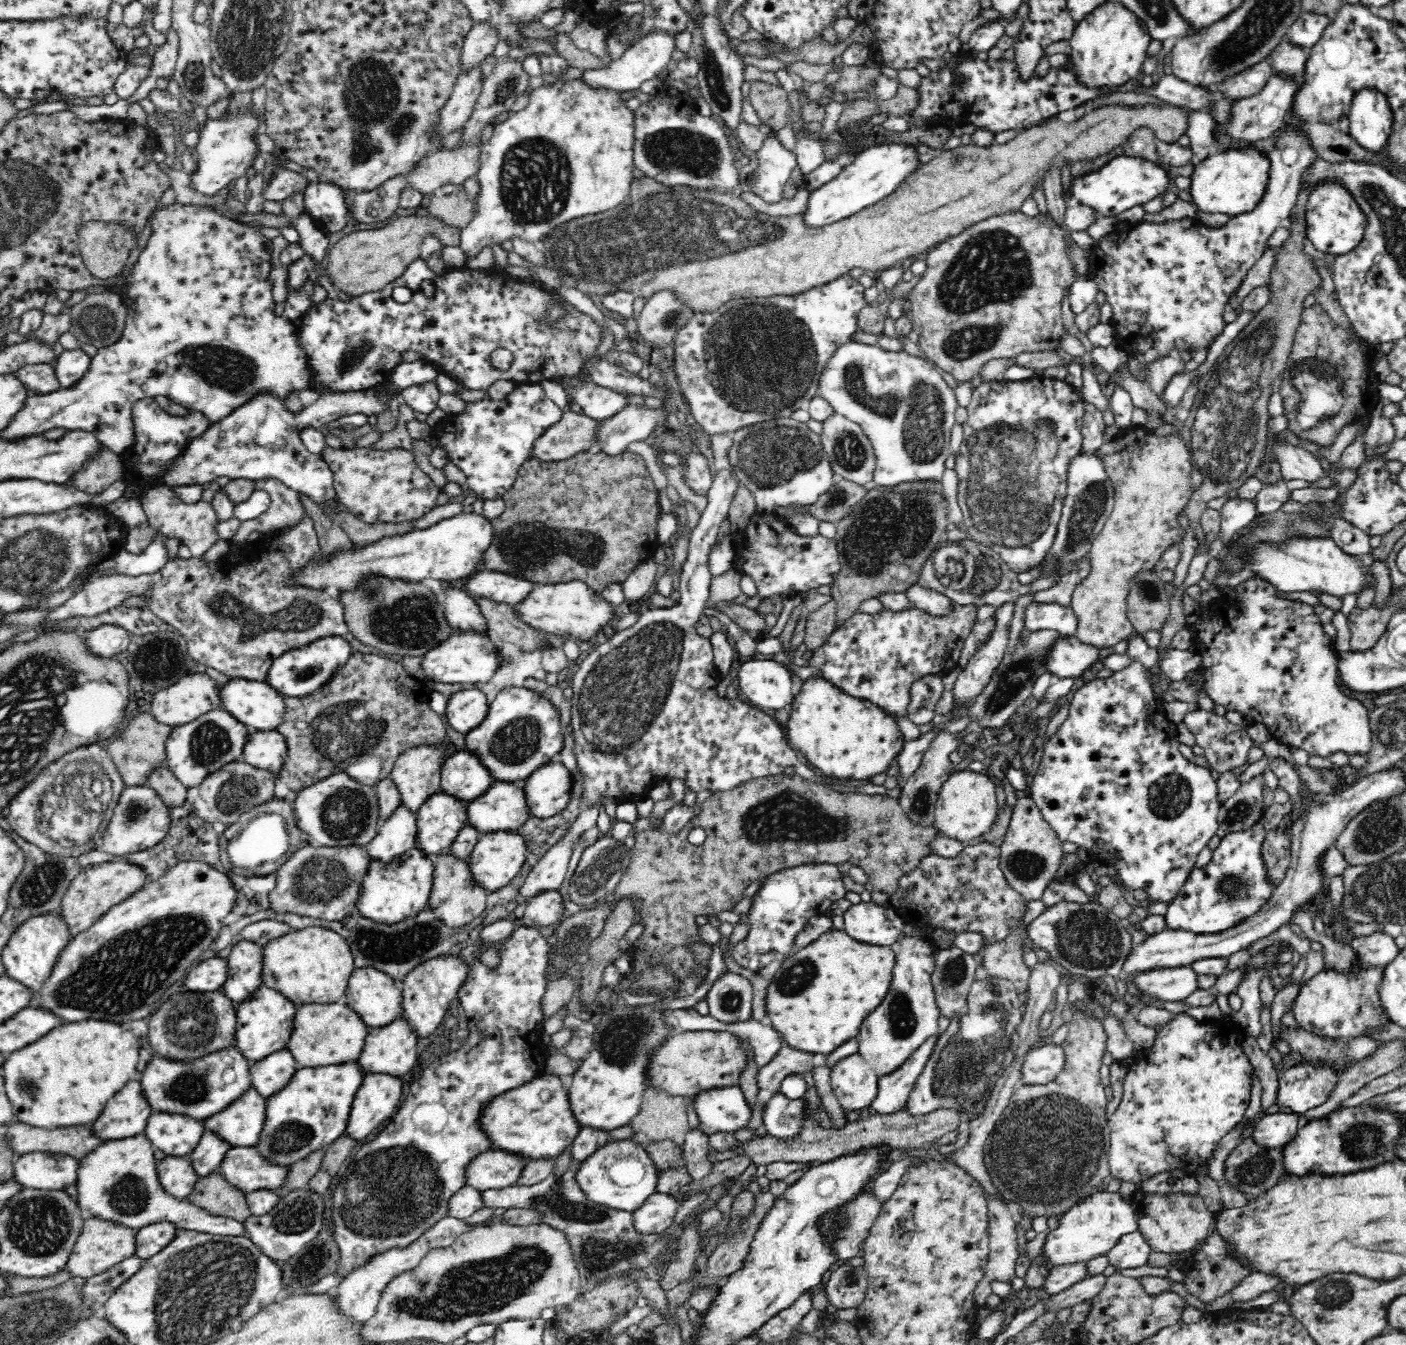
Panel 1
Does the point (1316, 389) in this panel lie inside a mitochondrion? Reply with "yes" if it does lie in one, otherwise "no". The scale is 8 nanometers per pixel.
yes

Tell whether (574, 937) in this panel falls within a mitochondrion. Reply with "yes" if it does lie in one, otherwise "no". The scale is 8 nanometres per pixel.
yes

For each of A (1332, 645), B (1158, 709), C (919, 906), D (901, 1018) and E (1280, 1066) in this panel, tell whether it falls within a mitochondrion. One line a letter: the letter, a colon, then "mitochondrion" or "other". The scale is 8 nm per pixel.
A: other
B: other
C: other
D: mitochondrion
E: other

